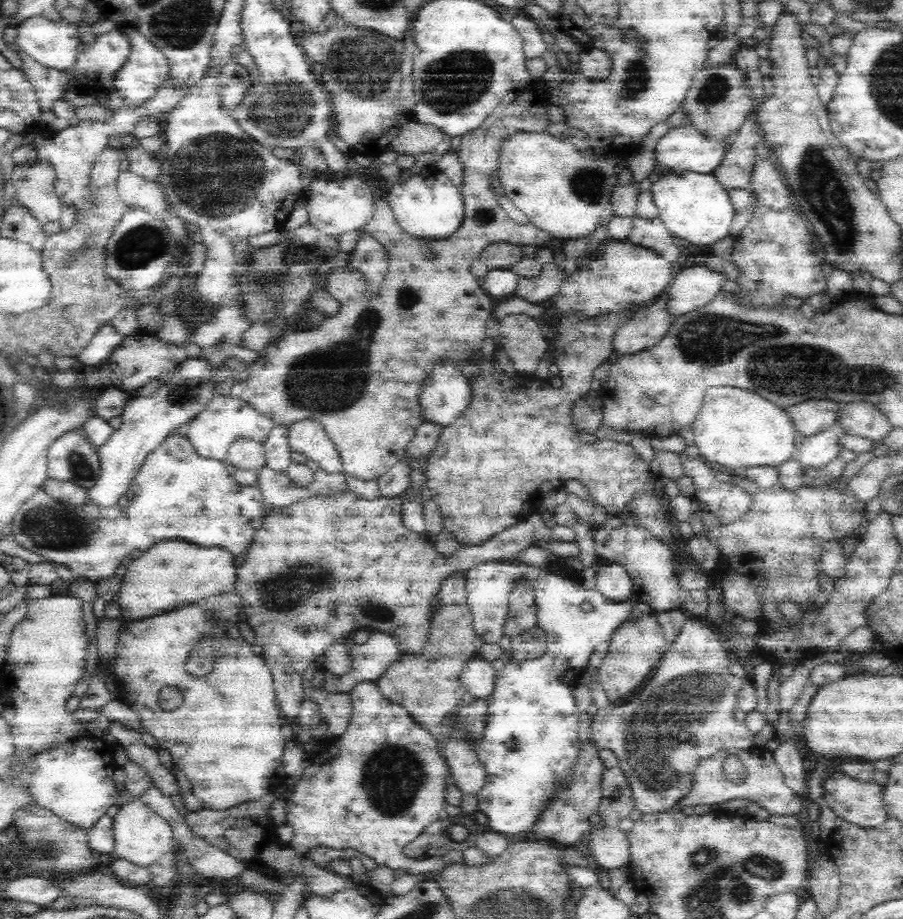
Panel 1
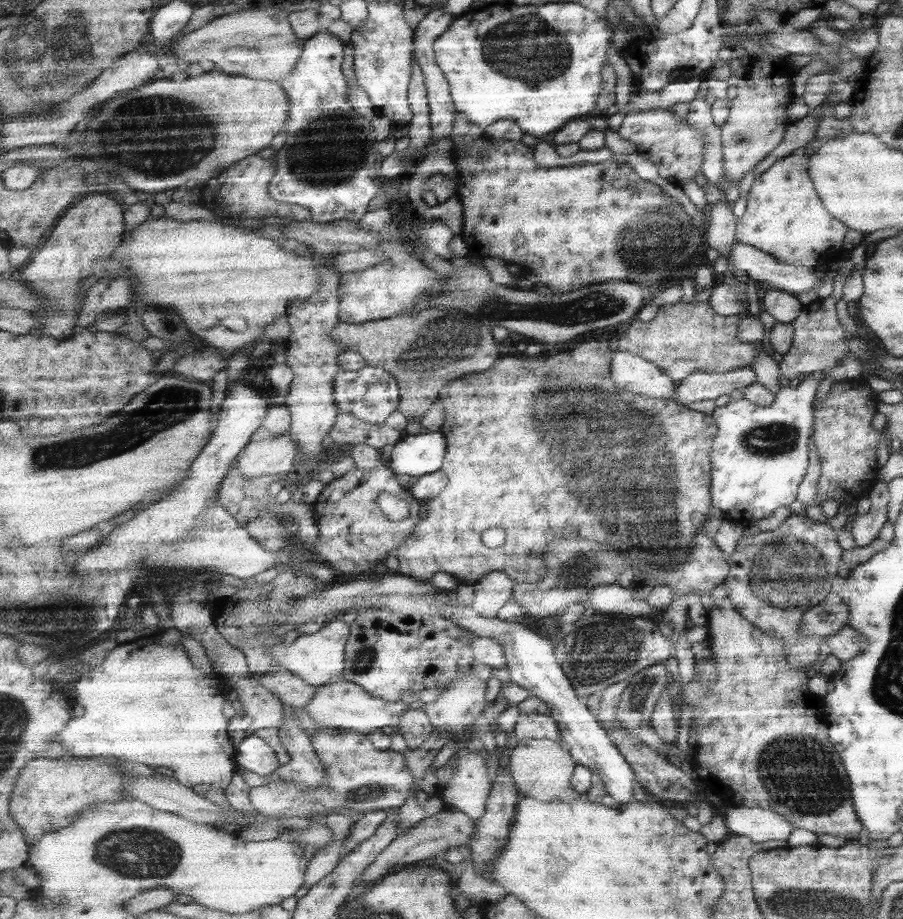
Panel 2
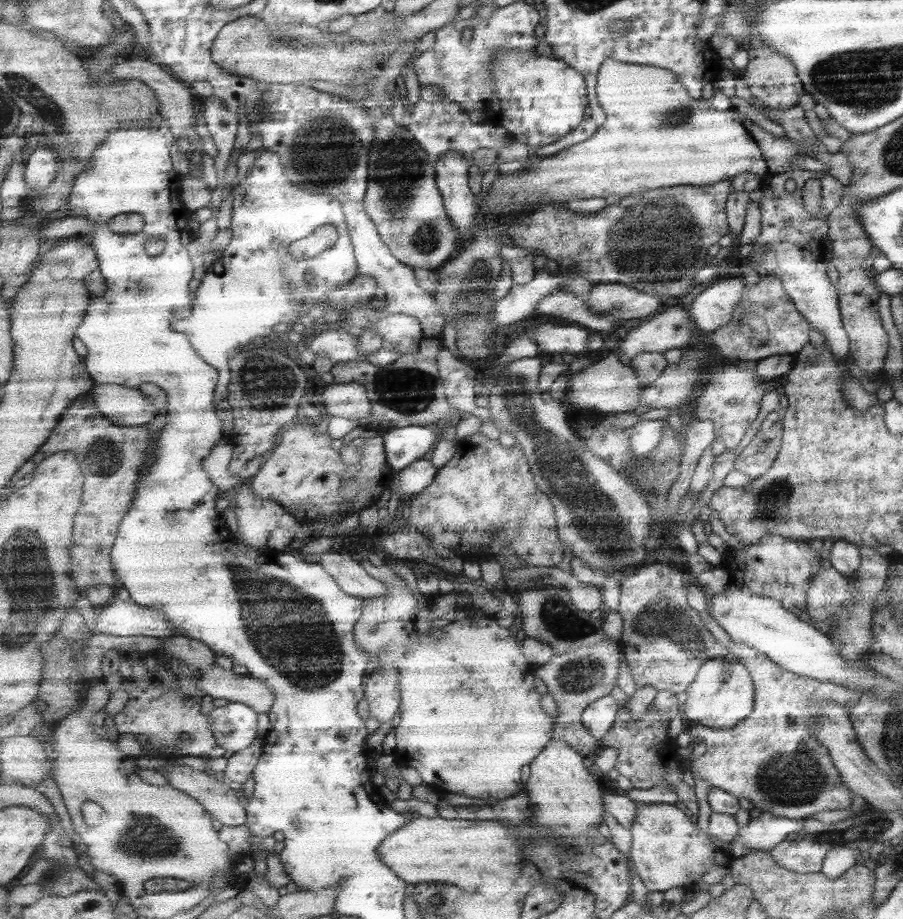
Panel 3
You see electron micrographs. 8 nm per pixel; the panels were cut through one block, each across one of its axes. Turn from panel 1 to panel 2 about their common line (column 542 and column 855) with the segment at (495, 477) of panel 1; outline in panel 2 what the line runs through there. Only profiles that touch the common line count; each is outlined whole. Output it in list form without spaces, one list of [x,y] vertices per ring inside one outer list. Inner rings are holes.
[[[855,378],[855,380],[839,380],[831,386],[827,398],[823,402],[813,404],[813,432],[811,432],[811,444],[815,444],[815,452],[821,464],[821,476],[817,482],[817,498],[819,504],[827,500],[837,500],[839,504],[853,502],[867,498],[867,494],[873,490],[877,484],[877,442],[881,434],[871,428],[871,416],[877,412],[877,394],[865,384],[865,378]]]

